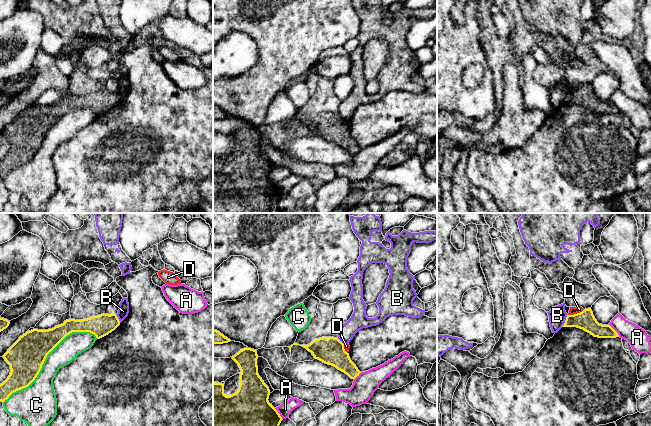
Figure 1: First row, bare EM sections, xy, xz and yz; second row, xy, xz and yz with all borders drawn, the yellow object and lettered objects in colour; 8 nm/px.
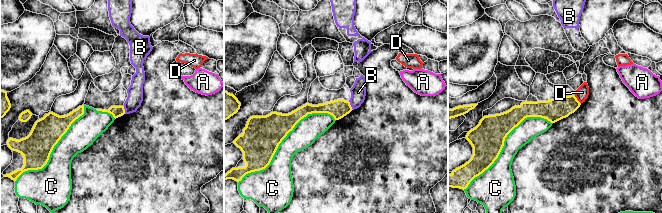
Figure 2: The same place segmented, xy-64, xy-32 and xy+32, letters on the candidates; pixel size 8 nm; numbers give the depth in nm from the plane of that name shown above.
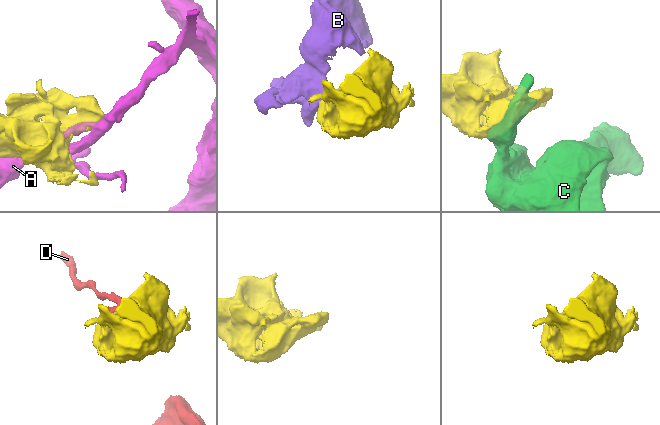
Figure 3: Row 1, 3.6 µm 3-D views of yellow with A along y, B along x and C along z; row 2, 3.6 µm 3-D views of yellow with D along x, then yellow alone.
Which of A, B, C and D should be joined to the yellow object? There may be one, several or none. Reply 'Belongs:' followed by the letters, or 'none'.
Belongs: none

